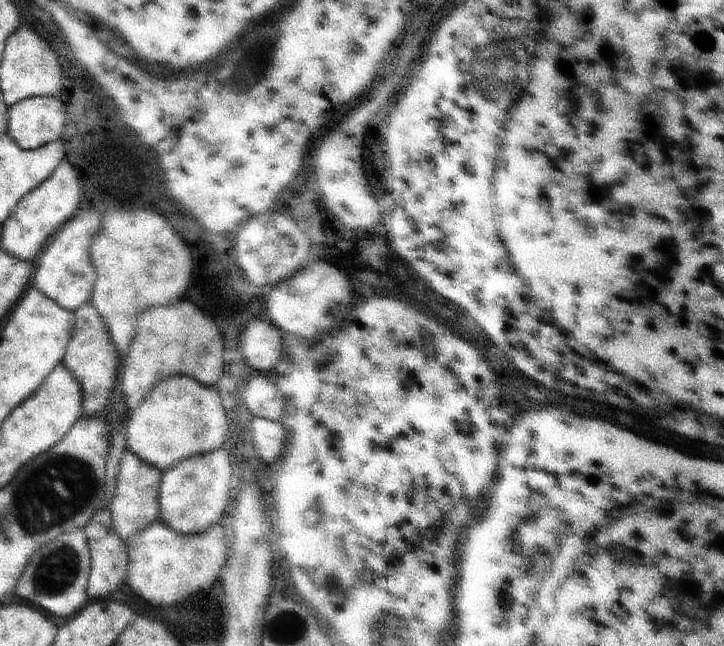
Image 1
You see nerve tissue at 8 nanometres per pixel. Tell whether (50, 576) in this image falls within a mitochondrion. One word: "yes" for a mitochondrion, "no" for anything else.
yes

